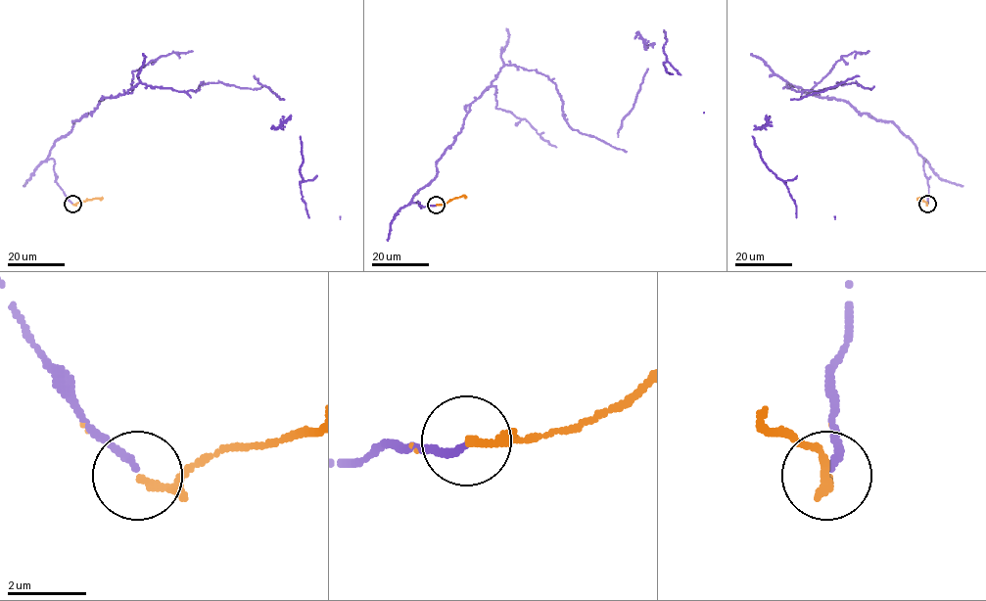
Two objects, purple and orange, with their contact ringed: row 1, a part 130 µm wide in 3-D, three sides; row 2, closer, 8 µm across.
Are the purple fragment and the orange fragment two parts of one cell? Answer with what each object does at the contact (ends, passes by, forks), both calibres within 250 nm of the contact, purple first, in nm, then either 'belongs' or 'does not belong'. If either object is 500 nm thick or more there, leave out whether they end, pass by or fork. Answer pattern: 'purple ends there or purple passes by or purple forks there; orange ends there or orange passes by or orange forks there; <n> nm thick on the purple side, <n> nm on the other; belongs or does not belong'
purple ends there; orange passes by; 180 nm thick on the purple side, 130 nm on the other; belongs

